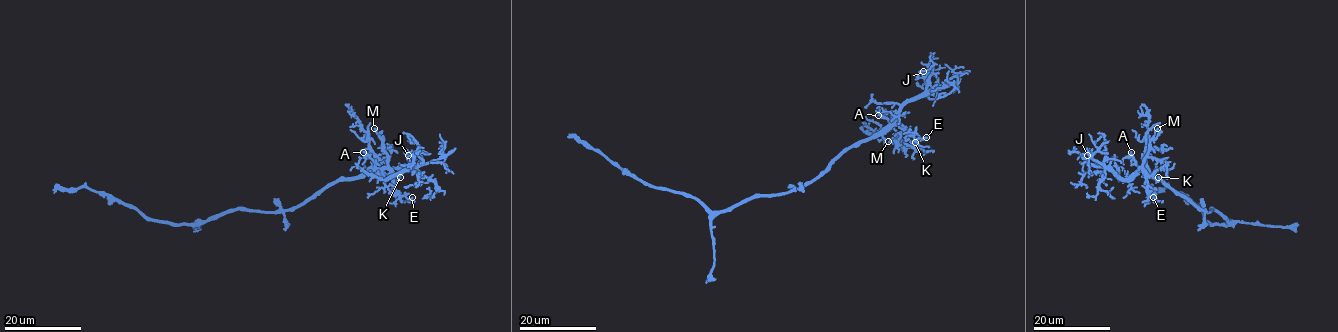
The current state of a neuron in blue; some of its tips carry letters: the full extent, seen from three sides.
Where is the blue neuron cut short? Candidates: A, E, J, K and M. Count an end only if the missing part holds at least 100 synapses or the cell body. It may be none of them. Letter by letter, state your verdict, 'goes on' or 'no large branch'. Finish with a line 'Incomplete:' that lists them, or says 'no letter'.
A: no large branch
E: no large branch
J: no large branch
K: no large branch
M: no large branch
Incomplete: no letter

